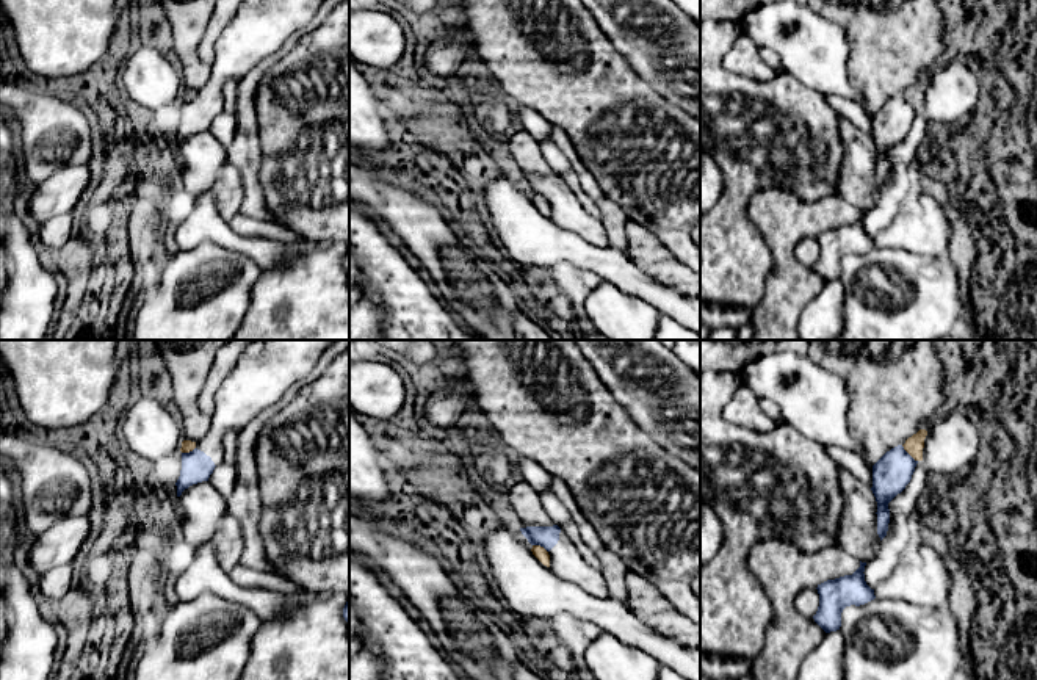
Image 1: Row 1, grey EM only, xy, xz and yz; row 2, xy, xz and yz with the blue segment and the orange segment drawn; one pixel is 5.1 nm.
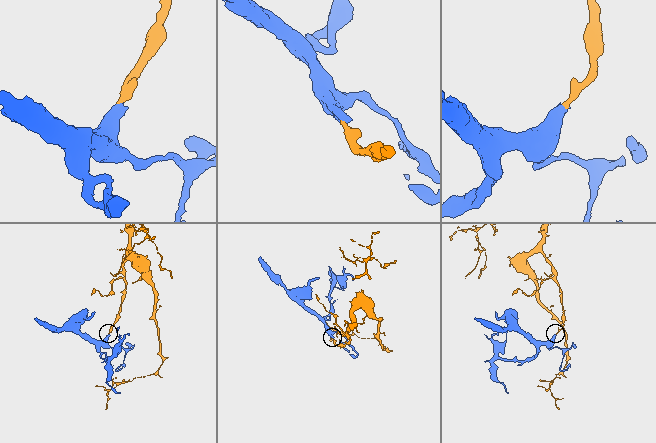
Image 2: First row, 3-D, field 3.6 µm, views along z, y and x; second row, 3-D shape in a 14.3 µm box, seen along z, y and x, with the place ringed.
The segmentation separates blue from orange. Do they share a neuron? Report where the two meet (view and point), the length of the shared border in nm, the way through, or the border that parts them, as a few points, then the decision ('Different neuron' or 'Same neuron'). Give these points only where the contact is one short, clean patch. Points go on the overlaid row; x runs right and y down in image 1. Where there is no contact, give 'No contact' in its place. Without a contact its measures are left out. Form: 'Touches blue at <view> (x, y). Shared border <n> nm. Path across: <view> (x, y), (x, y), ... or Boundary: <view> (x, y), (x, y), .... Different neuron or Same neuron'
Touches blue at yz (907, 453). Shared border 120 nm. Boundary: yz (901, 445), (917, 461). Different neuron

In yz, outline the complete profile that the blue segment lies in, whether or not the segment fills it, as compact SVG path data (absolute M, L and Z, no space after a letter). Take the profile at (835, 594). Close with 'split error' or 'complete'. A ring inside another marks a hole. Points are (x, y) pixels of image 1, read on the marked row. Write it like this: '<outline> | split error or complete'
M860 561L860 567L852 575L818 584L819 606L813 619L826 633L840 630L846 606L860 606L876 599L874 589L865 581L865 566L866 562Z | complete

